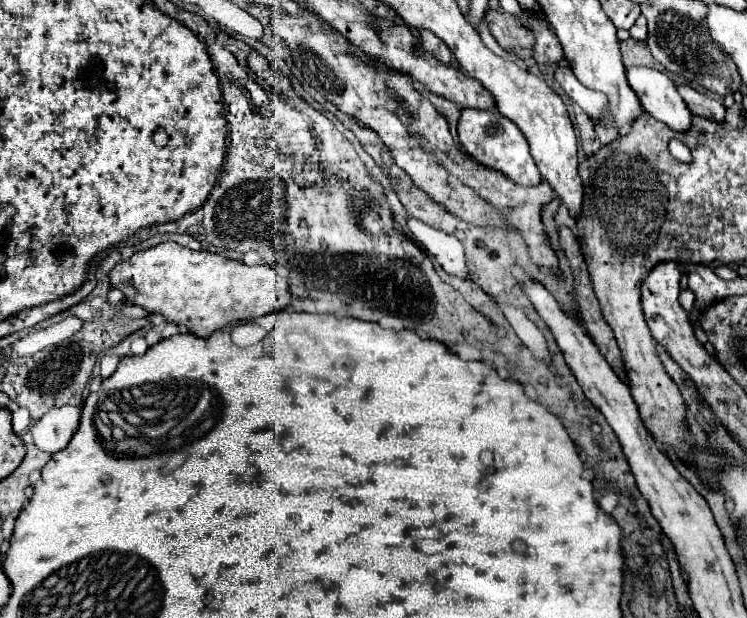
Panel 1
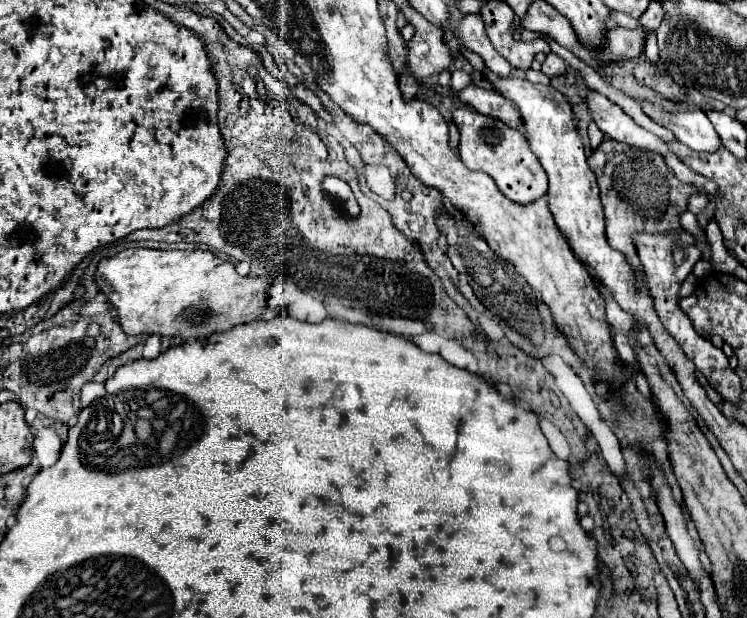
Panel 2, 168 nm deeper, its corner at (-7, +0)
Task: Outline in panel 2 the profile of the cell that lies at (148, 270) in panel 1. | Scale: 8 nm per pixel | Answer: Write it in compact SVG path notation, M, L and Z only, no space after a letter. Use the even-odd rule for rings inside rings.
M122 250L112 258L100 260L96 272L96 284L118 310L118 322L126 334L162 334L170 338L180 336L182 340L208 338L214 332L226 332L238 324L258 320L268 308L268 288L272 282L274 280L266 276L240 276L232 262L222 262L212 252L202 250Z

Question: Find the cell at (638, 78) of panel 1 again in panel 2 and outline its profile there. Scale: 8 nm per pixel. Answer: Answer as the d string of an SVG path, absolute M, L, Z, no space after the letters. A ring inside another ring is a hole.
M642 100L640 104L654 122L668 128L688 148L698 152L714 152L720 146L718 132L700 108L666 112L664 108L656 108L650 100Z

